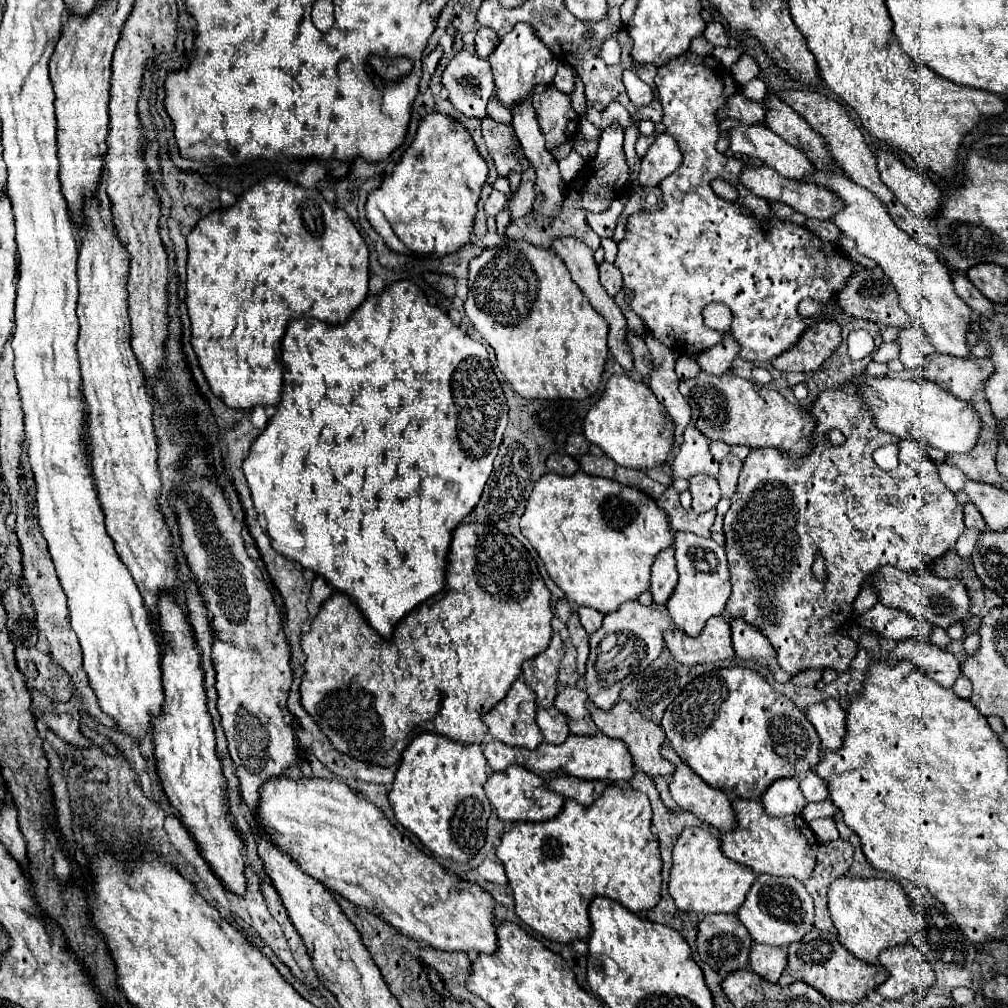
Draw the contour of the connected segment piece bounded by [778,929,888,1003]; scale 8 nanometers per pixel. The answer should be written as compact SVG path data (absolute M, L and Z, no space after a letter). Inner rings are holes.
M814 929L808 935L804 935L802 941L794 941L792 945L788 945L788 967L784 969L778 983L792 985L796 981L804 981L832 1001L860 1003L866 997L868 989L878 987L886 979L888 971L882 965L870 965L860 961L840 945L836 935Z

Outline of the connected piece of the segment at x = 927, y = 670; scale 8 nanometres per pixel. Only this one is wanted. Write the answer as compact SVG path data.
M902 641L890 653L892 659L908 659L912 661L924 675L932 677L942 687L952 687L960 677L958 659L938 645L920 643L920 641Z

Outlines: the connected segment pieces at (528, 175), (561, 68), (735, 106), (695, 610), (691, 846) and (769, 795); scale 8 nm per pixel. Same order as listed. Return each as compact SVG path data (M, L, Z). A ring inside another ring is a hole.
M528 167L524 173L522 173L522 181L520 181L520 189L518 193L514 193L512 201L510 201L510 213L512 213L512 219L520 219L522 215L526 215L530 209L532 209L532 203L536 199L536 173L532 167Z
M560 62L554 77L554 85L563 93L570 94L574 88L577 72L569 64Z
M736 93L726 101L724 109L720 109L716 117L720 121L736 119L740 123L764 123L764 113L766 113L766 107L762 103L754 103L746 99L742 93Z
M676 533L674 549L680 579L672 597L666 601L666 609L678 629L690 637L696 637L702 631L706 619L724 613L726 601L732 593L726 549L716 545L710 537L696 537L694 533Z
M688 827L680 833L672 851L672 861L670 895L676 907L686 913L736 913L756 879L752 869L724 857L720 839L700 827Z
M782 777L776 779L766 793L762 795L762 803L766 813L772 817L782 817L782 815L792 815L800 813L806 805L806 797L800 791L800 781L792 777Z

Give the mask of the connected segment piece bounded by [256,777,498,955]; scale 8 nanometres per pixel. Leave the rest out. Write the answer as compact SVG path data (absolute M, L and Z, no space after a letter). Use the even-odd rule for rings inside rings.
M274 777L264 783L256 819L262 833L268 835L282 851L286 851L308 875L322 881L330 891L338 891L358 907L376 909L384 921L394 925L400 933L414 941L428 943L434 949L448 953L494 953L498 949L494 909L496 901L478 883L460 879L448 873L436 859L418 849L406 835L402 835L384 813L354 793L342 781L328 781L318 777L288 779Z

